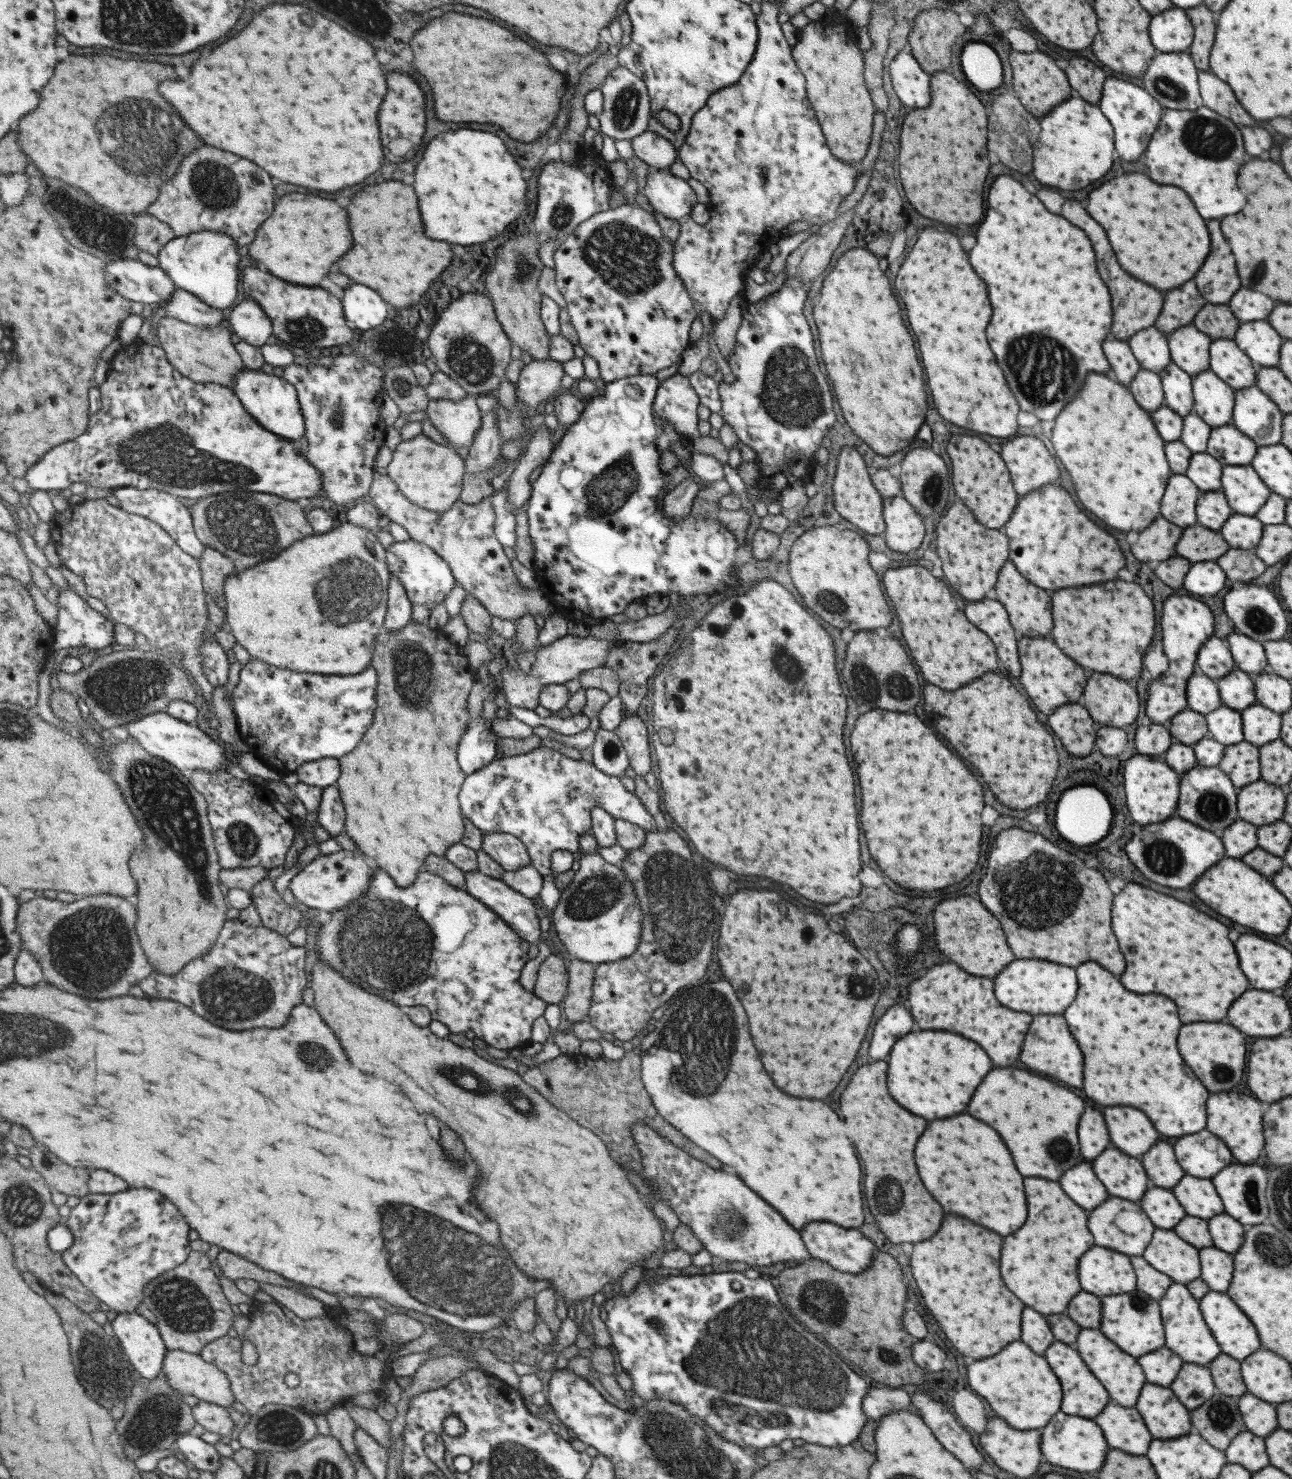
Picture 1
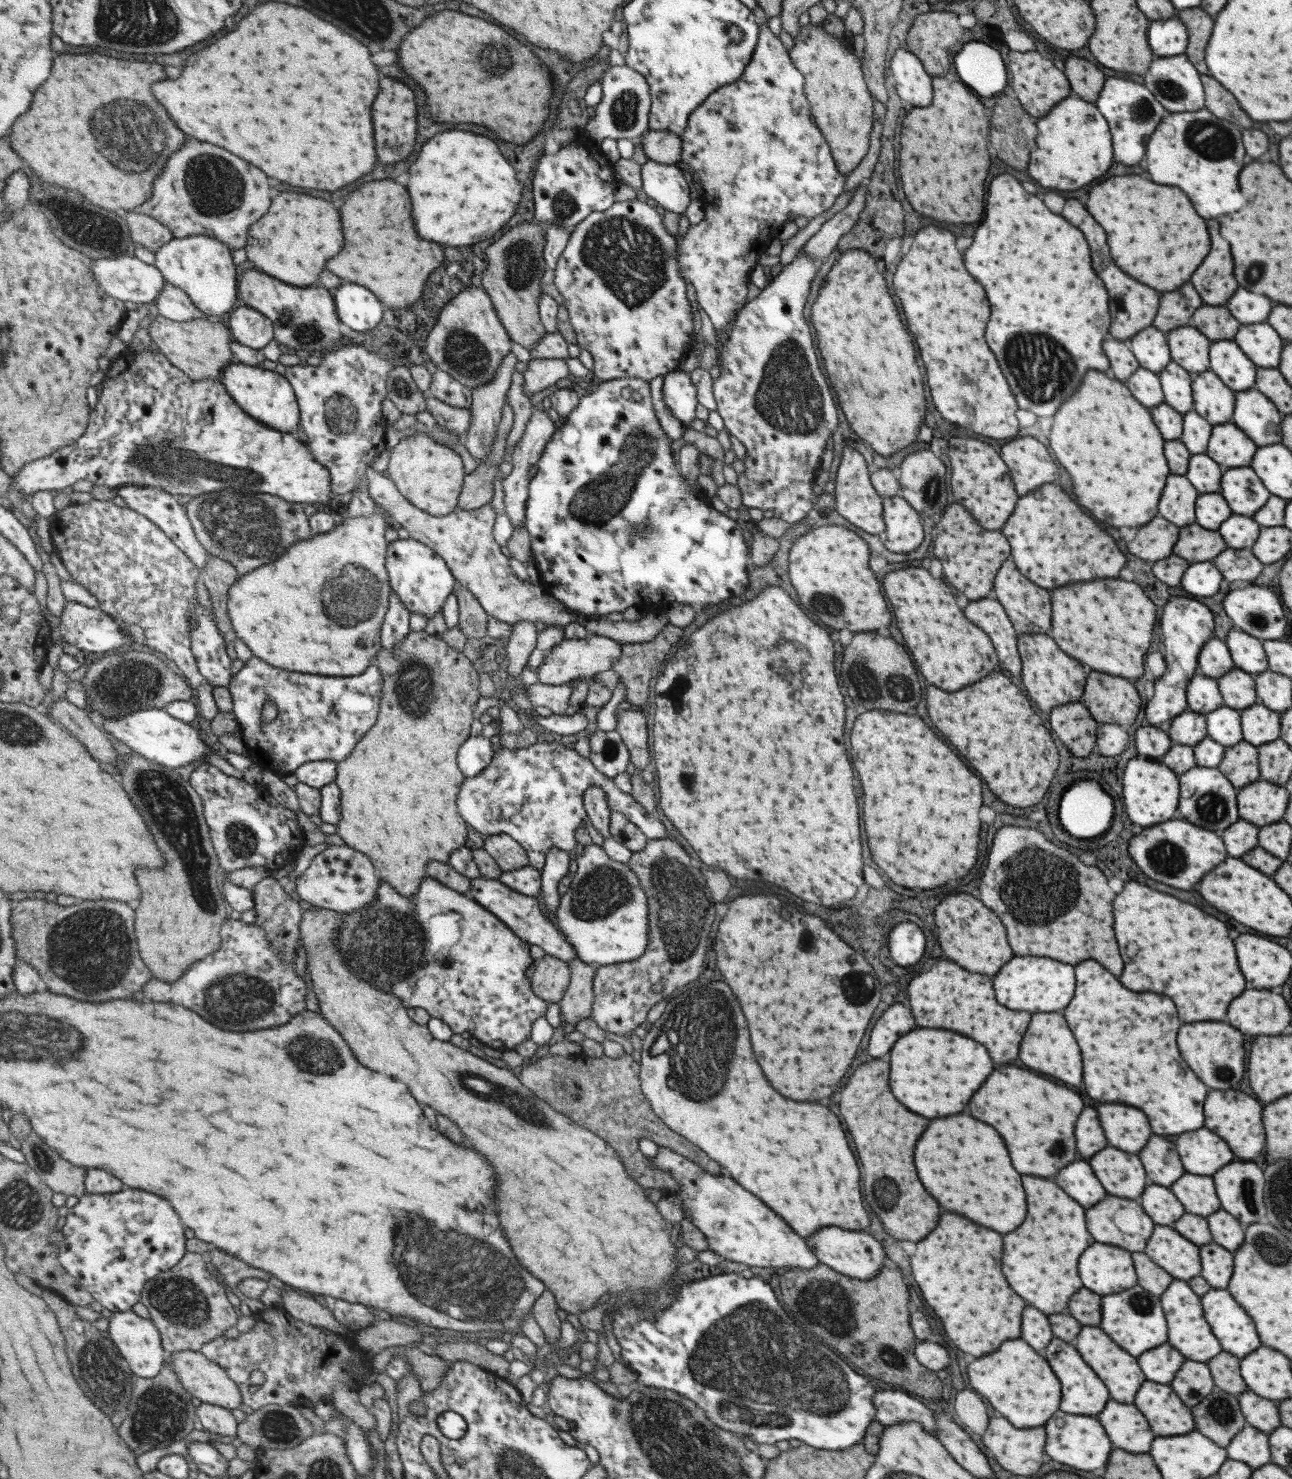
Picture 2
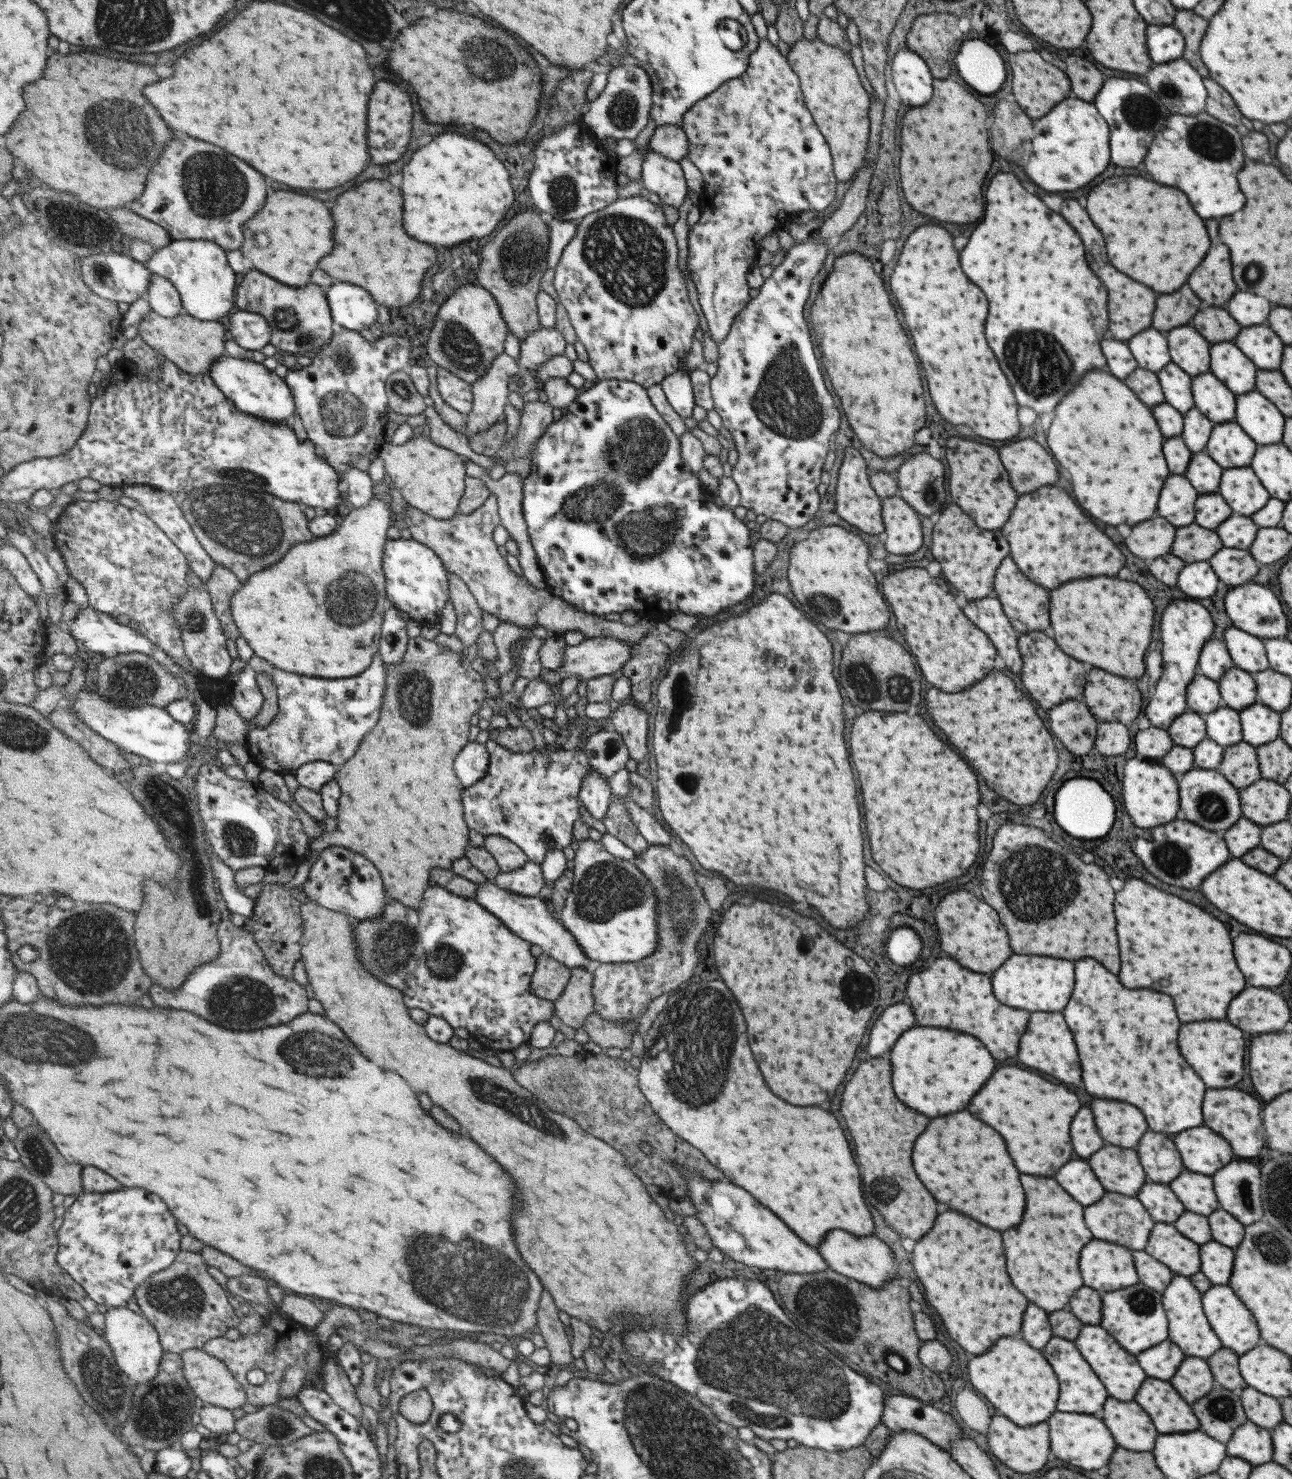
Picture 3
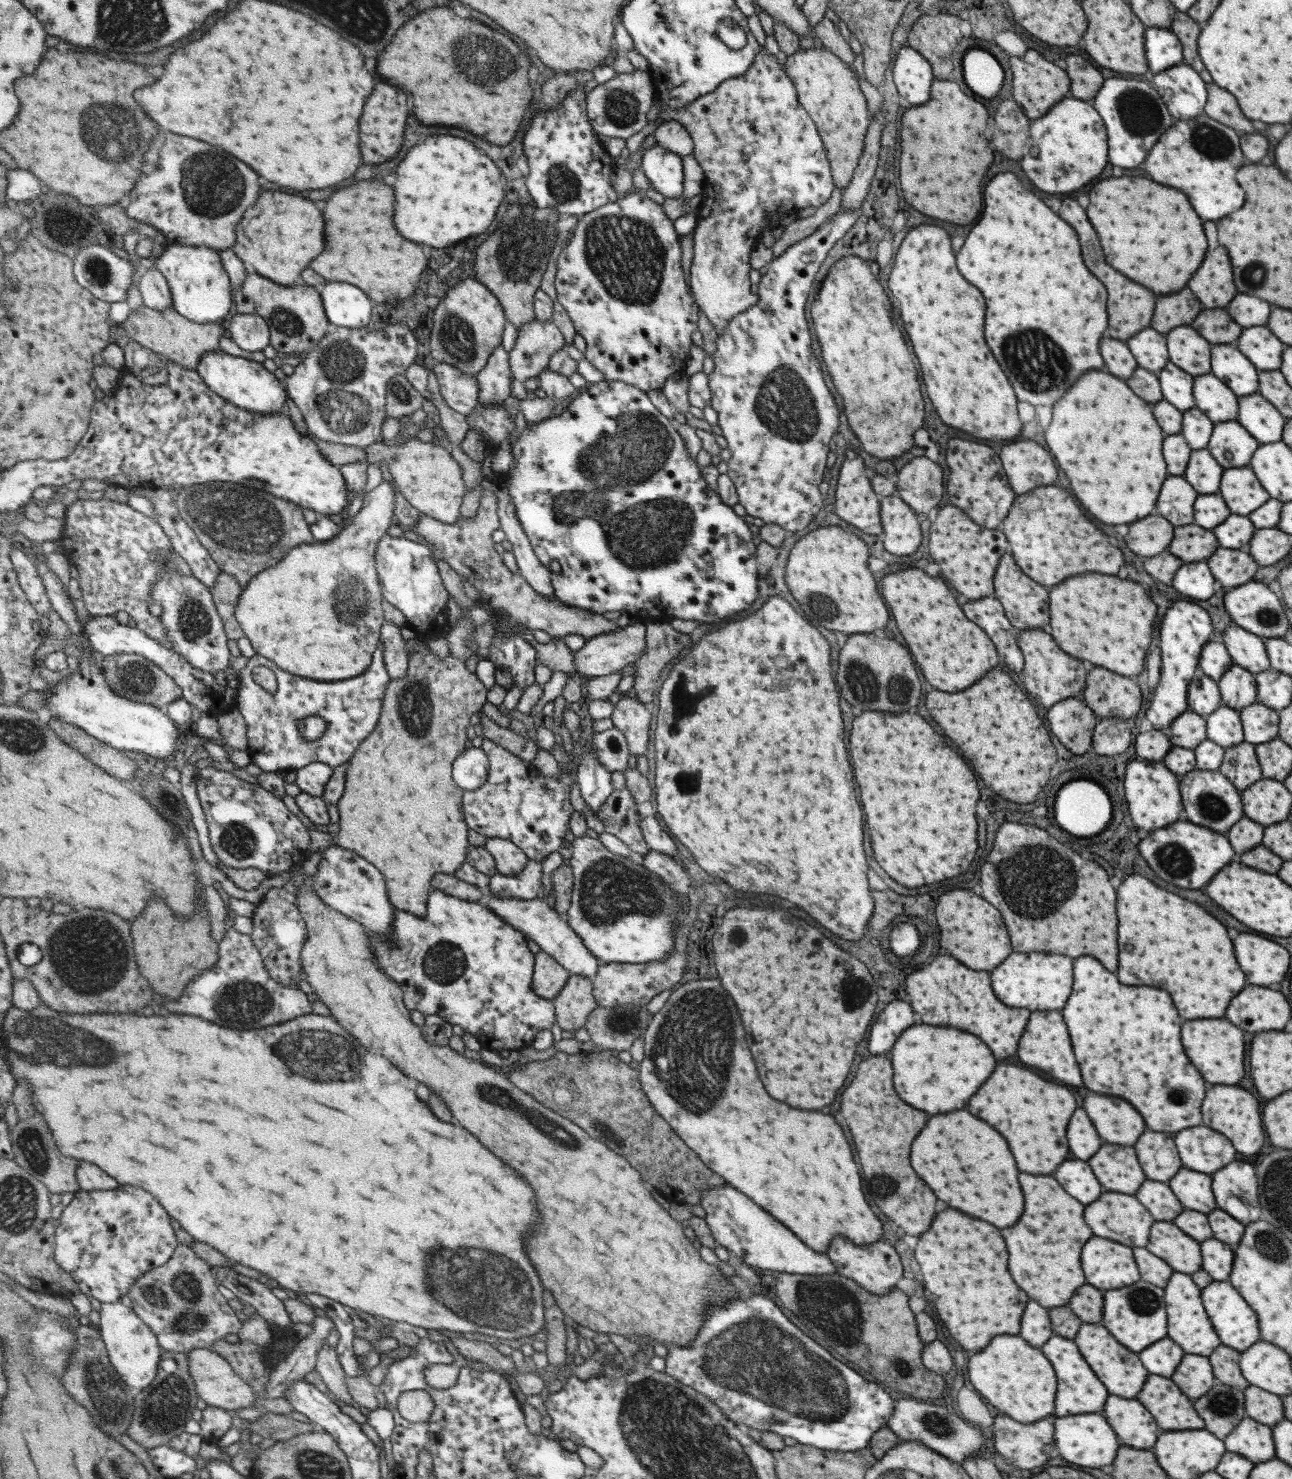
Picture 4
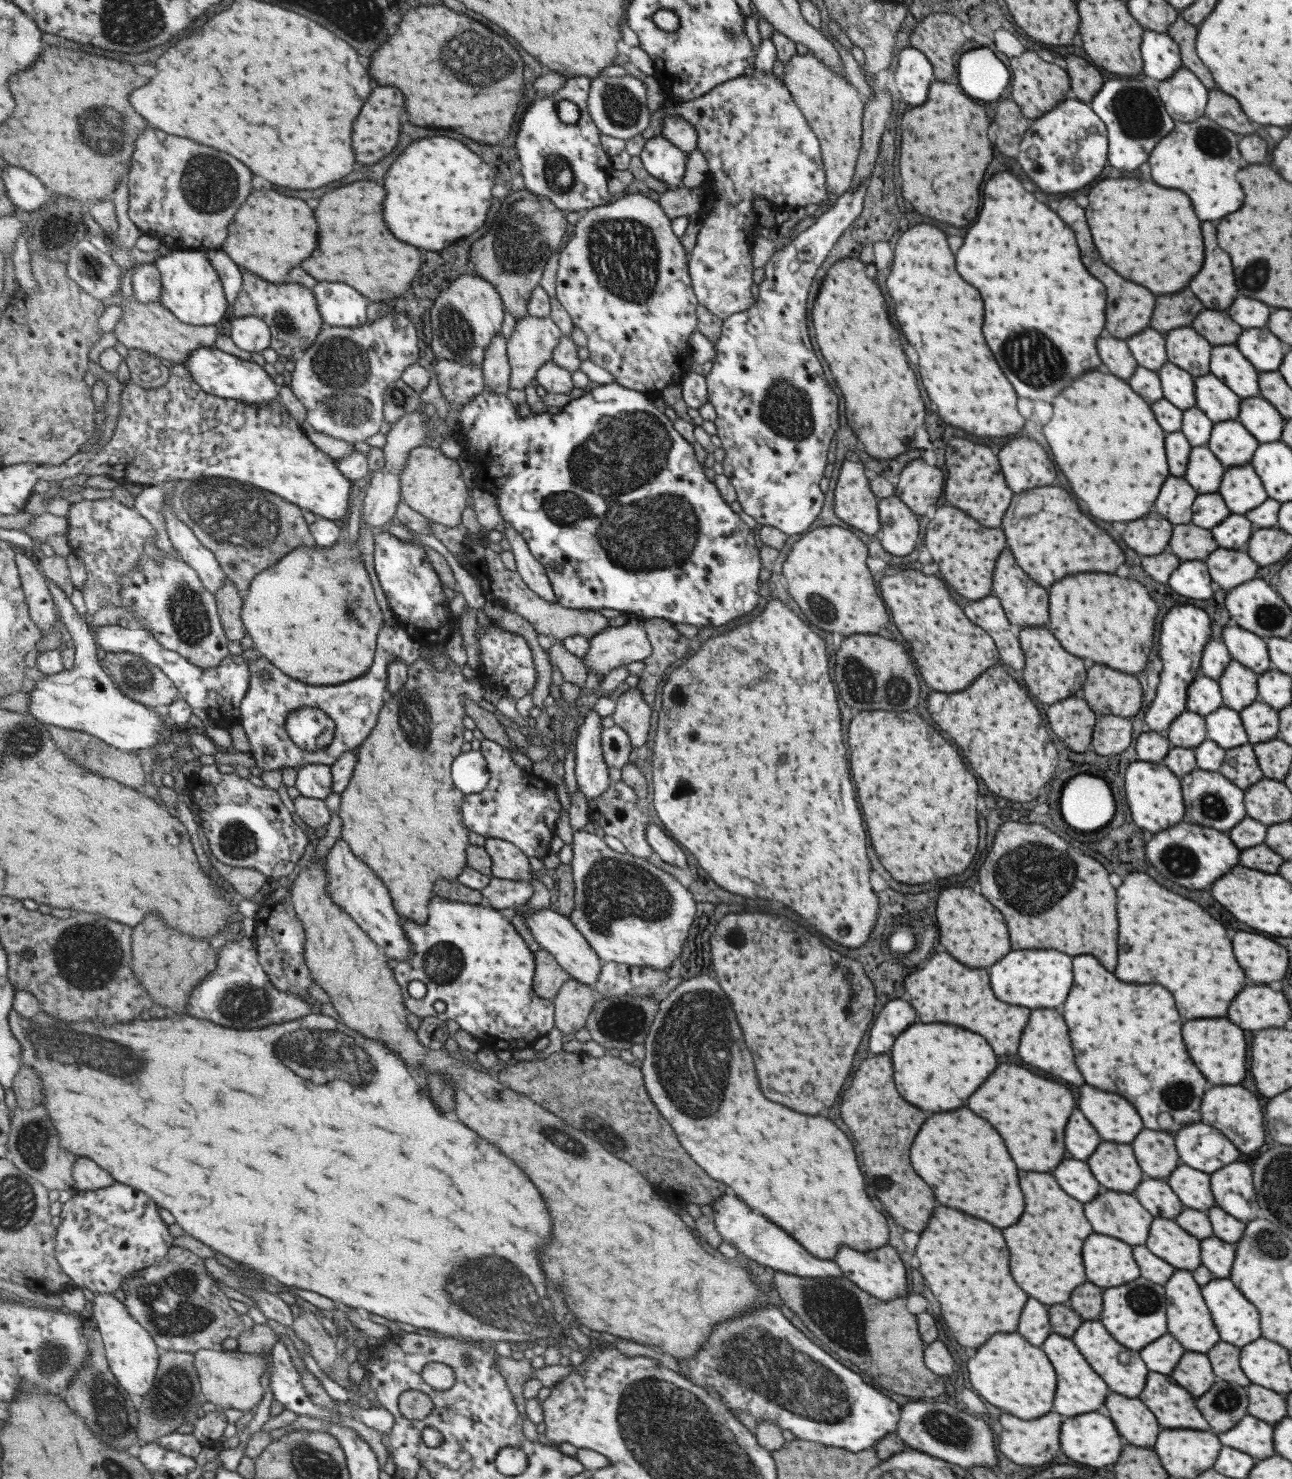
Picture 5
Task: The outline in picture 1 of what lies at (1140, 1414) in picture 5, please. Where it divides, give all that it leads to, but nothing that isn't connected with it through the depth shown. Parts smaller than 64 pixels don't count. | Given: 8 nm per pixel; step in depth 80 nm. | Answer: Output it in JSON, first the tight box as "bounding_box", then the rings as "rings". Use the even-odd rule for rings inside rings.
{"bounding_box":[1093,1404,1151,1456],"rings":[[[1107,1404],[1101,1410],[1101,1414],[1093,1418],[1093,1422],[1101,1428],[1109,1448],[1133,1456],[1143,1456],[1151,1442],[1151,1436],[1143,1426],[1141,1416],[1139,1412],[1135,1412],[1135,1408],[1121,1408],[1115,1404]]]}

